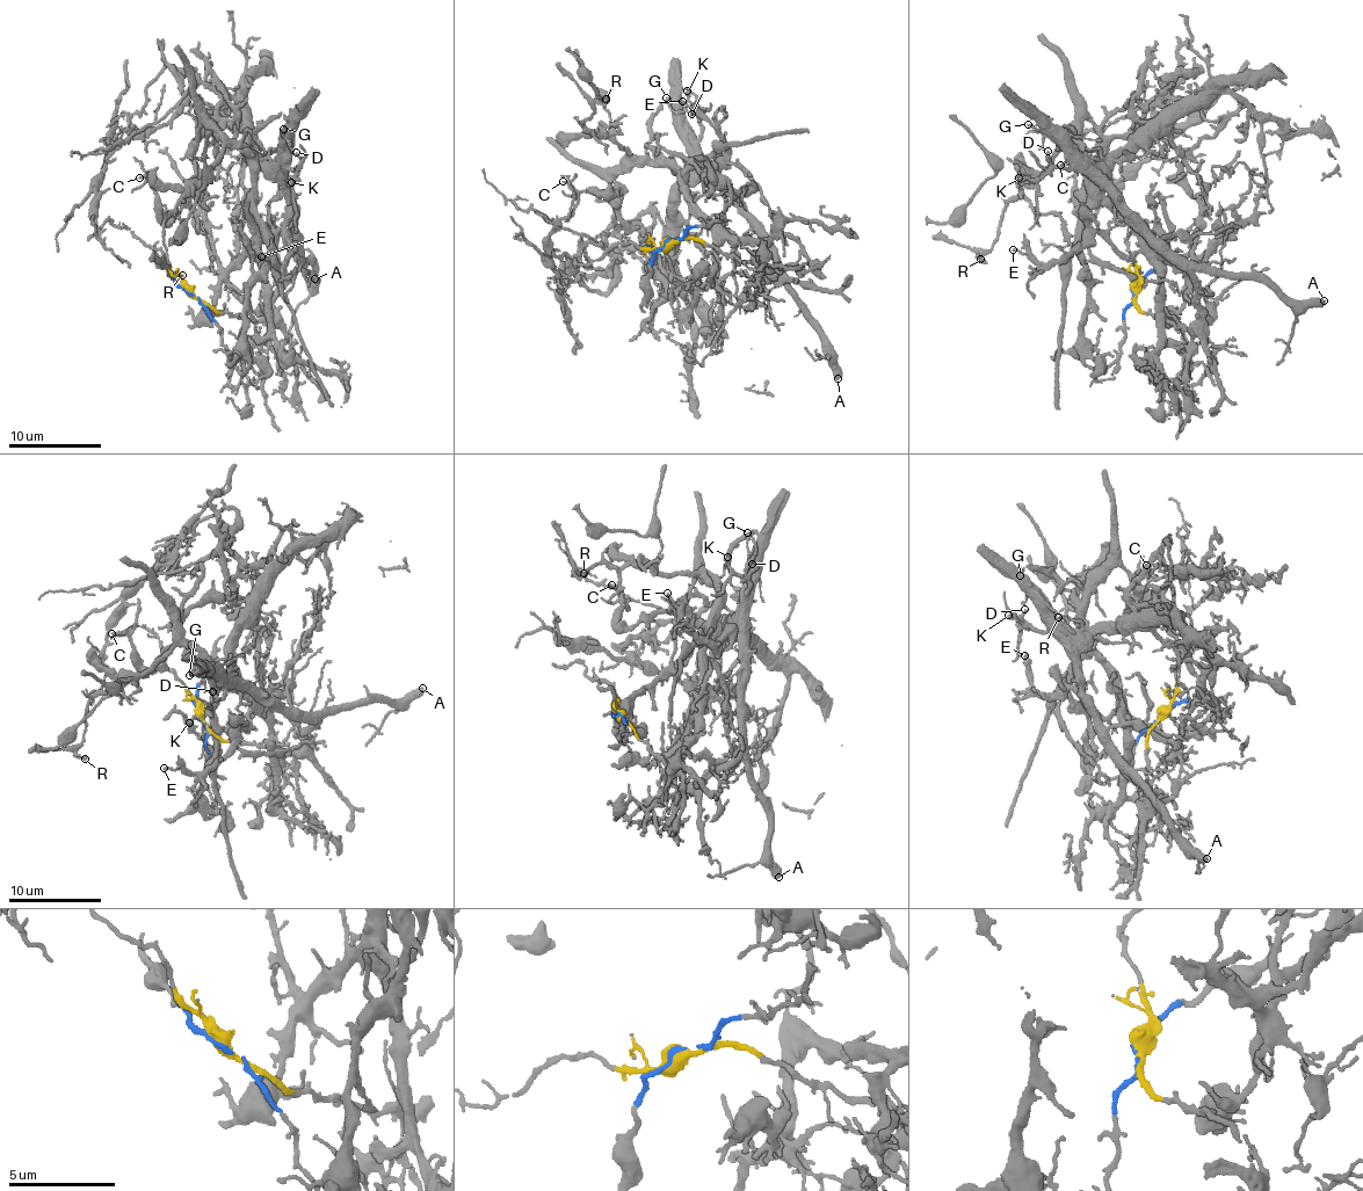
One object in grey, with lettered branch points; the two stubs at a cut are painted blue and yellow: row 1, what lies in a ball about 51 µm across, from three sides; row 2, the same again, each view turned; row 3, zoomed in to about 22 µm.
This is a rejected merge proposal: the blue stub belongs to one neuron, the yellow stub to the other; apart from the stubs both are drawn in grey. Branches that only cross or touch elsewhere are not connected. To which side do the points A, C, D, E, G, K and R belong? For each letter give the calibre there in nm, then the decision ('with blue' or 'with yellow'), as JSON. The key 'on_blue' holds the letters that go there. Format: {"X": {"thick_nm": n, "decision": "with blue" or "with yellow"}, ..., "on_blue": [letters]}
{"A": {"thick_nm": 550, "decision": "with yellow"}, "C": {"thick_nm": 140, "decision": "with blue"}, "D": {"thick_nm": 140, "decision": "with yellow"}, "E": {"thick_nm": 140, "decision": "with blue"}, "G": {"thick_nm": 200, "decision": "with yellow"}, "K": {"thick_nm": 280, "decision": "with yellow"}, "R": {"thick_nm": 130, "decision": "with blue"}, "on_blue": ["C", "E", "R"]}

